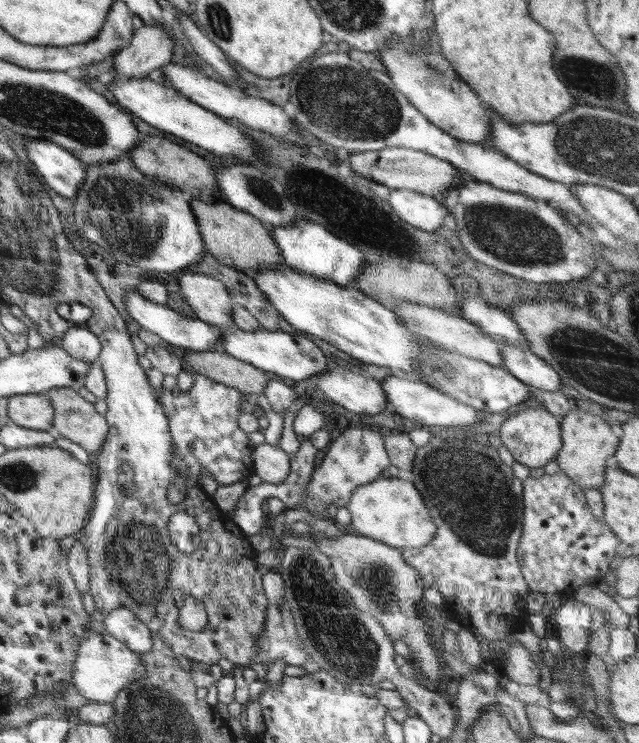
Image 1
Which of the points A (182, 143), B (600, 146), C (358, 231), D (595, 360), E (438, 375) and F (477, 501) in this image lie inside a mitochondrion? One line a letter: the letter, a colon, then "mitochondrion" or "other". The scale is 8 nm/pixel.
A: other
B: mitochondrion
C: other
D: mitochondrion
E: mitochondrion
F: mitochondrion

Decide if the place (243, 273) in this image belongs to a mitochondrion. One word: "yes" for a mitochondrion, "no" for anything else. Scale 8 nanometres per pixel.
no

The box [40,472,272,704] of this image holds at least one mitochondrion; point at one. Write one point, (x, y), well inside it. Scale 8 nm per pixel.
(133, 557)

